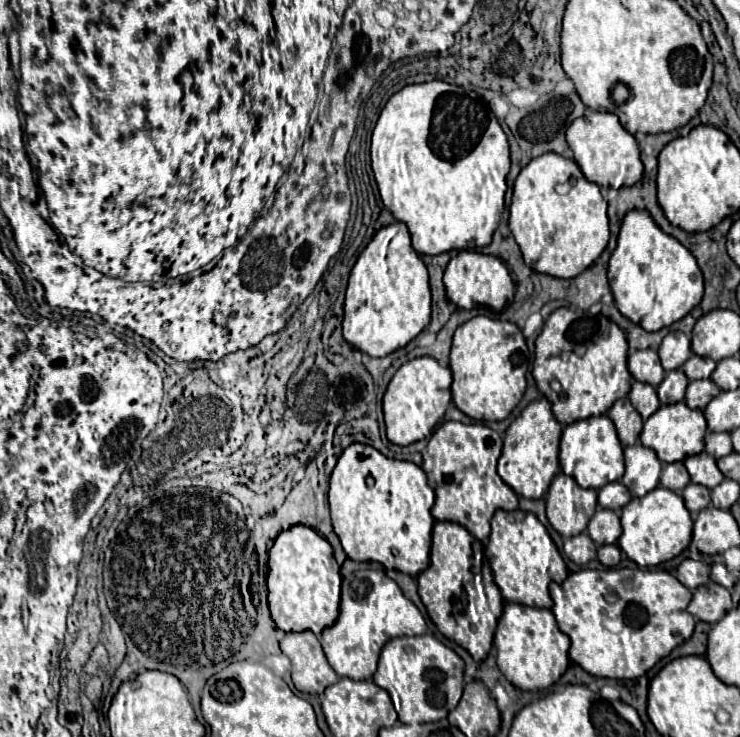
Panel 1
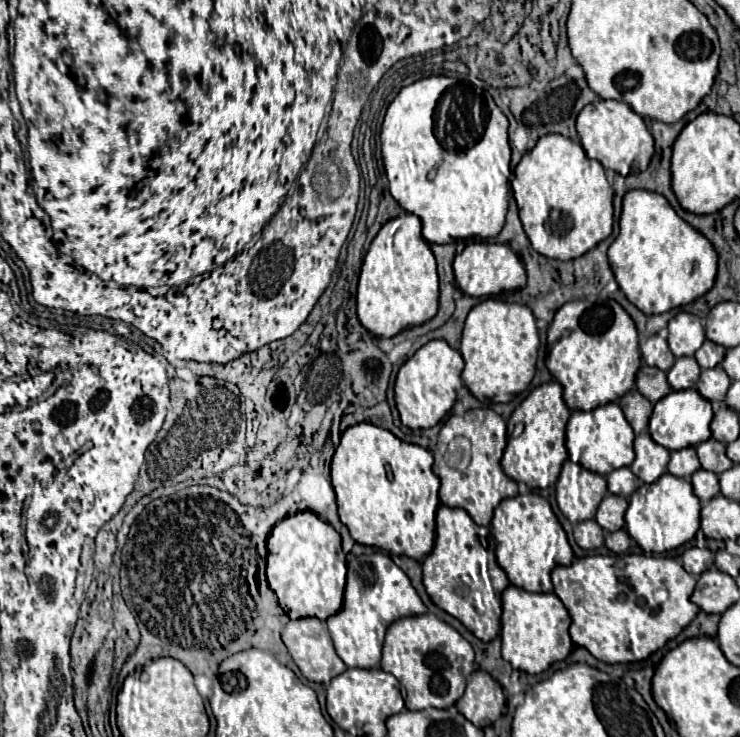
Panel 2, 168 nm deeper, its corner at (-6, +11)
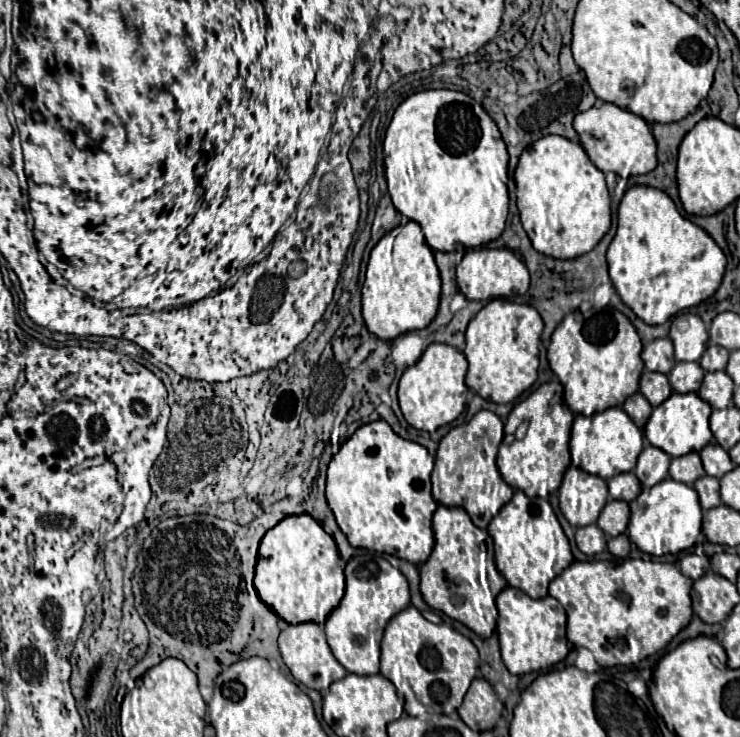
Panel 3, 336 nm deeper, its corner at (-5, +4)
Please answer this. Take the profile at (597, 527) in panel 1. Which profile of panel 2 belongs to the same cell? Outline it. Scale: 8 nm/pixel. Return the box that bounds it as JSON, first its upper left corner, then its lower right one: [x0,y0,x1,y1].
[596,494,628,532]

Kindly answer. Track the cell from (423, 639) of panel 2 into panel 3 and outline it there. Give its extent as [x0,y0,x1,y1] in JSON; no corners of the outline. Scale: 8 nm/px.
[381,605,477,715]

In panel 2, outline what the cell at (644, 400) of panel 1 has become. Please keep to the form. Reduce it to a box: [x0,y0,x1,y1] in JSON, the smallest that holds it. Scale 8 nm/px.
[636,364,672,404]

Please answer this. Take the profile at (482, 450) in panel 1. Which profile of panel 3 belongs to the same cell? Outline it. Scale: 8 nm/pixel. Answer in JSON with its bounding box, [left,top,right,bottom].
[431,411,513,529]

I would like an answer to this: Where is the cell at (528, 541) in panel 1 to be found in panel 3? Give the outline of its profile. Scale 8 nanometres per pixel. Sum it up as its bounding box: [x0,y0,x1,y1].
[487,491,573,599]

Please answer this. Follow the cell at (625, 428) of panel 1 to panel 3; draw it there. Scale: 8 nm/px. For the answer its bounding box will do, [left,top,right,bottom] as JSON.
[623,393,653,429]

